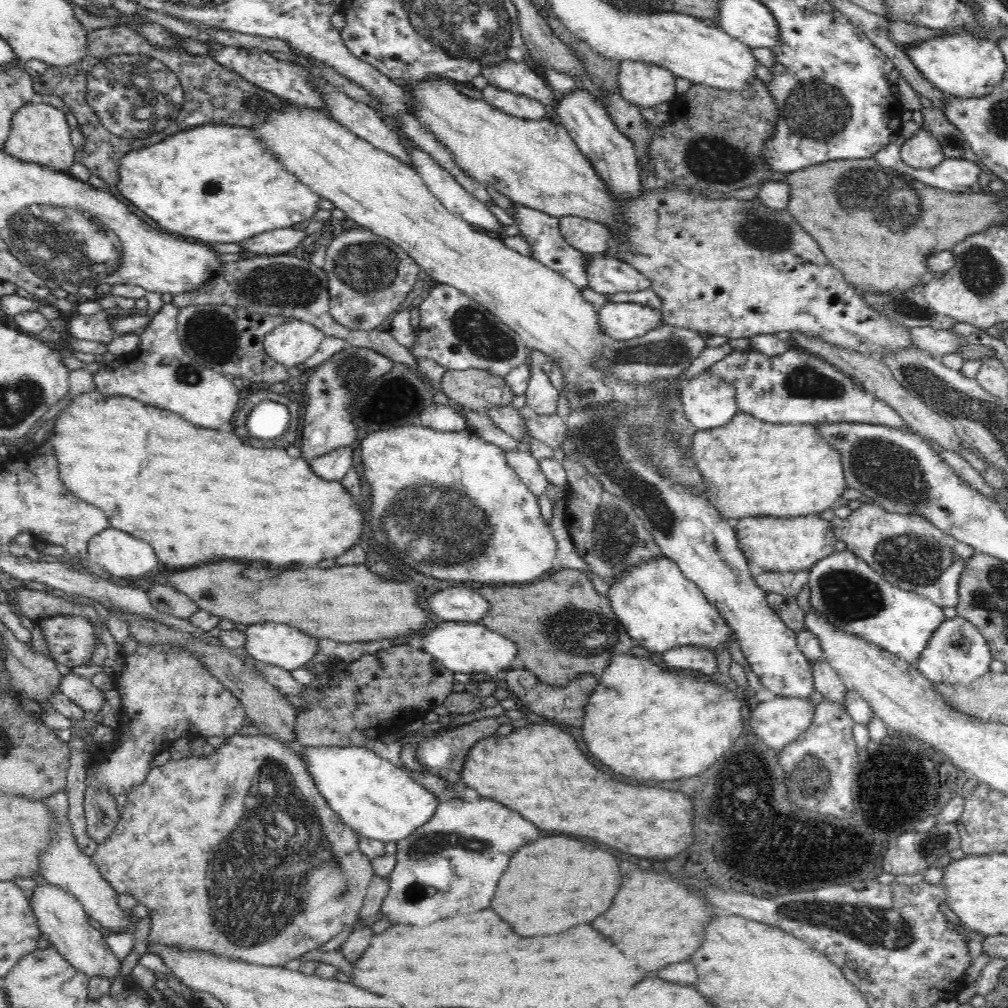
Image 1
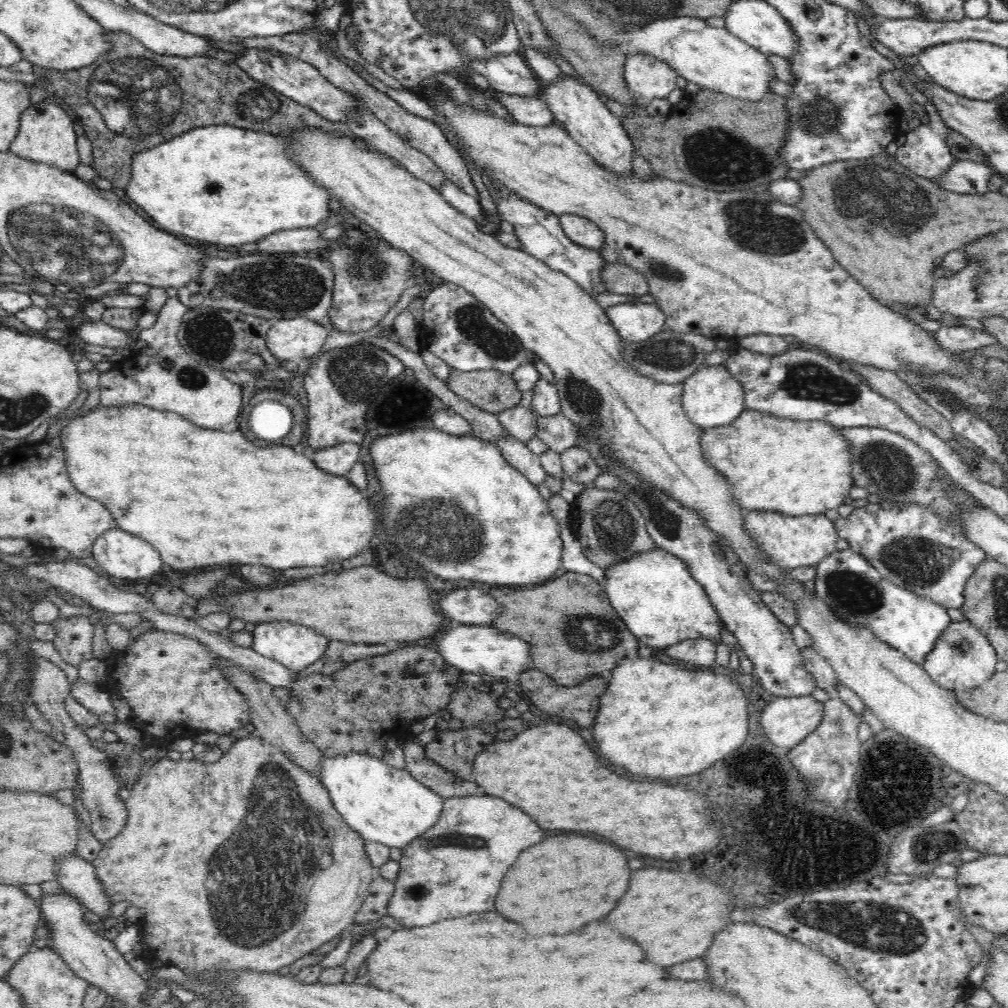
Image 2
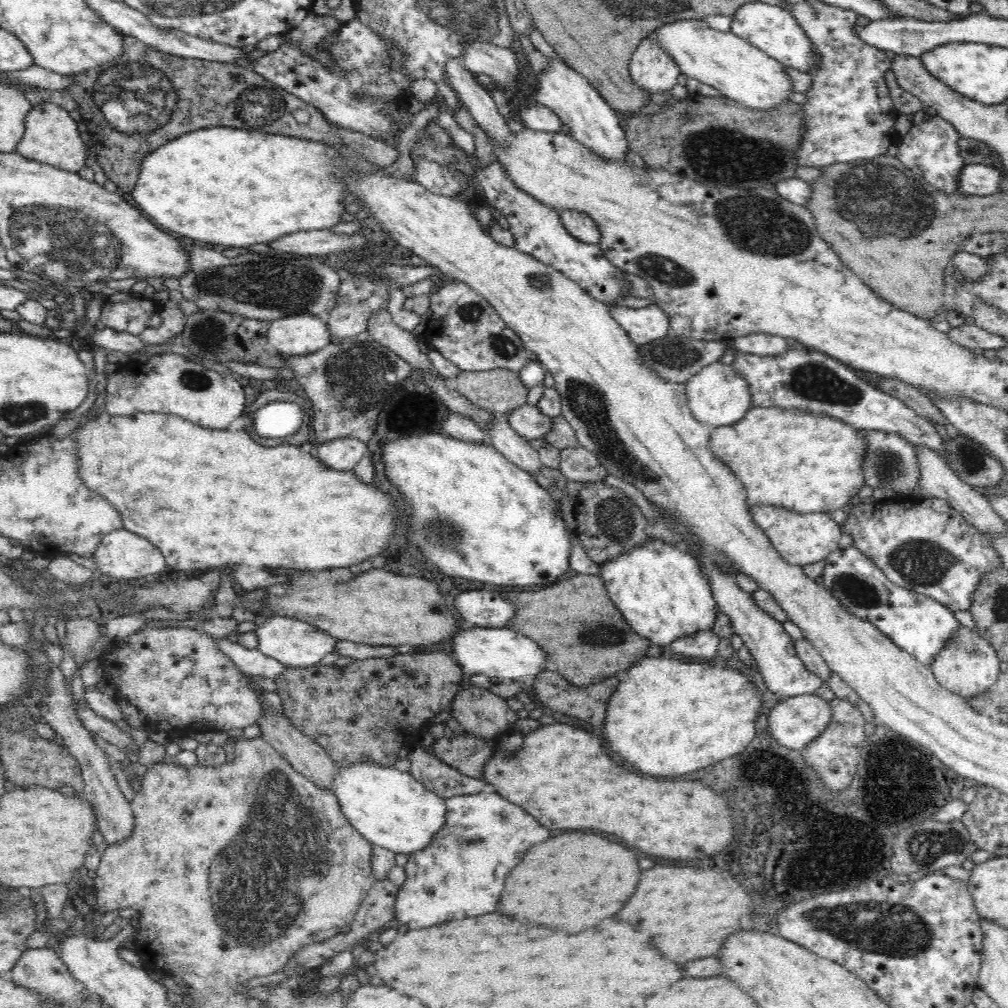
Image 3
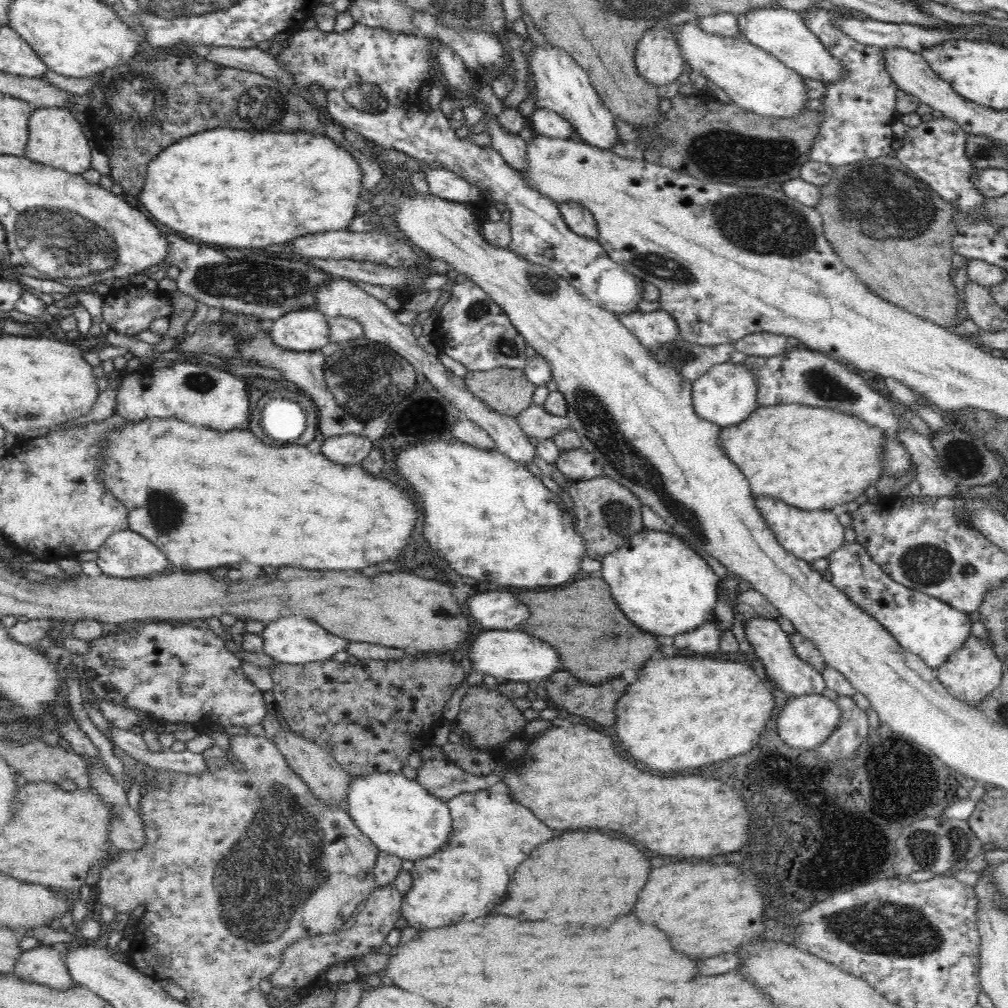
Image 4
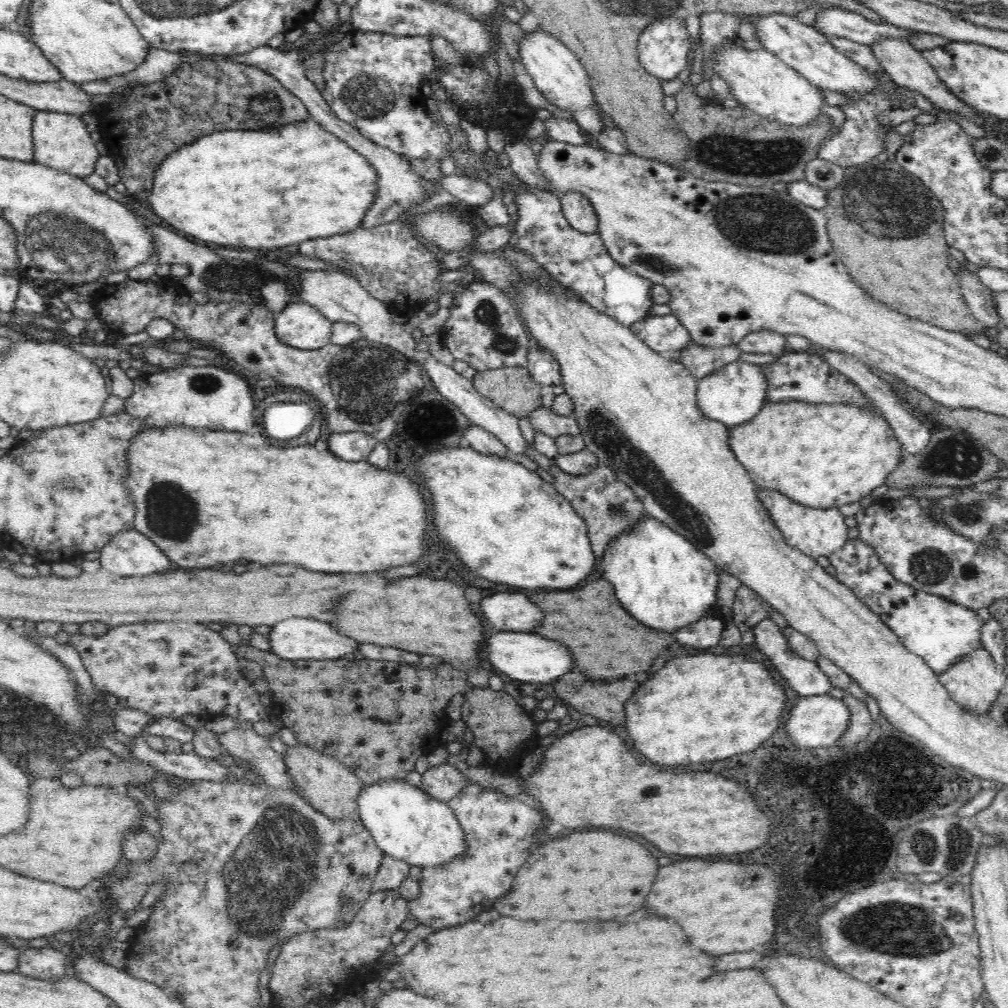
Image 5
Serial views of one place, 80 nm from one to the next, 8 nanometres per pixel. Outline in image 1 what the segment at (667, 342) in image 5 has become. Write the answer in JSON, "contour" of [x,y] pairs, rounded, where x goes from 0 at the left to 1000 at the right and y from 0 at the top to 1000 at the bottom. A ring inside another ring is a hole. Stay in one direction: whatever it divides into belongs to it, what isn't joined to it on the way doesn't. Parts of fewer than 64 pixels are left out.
{"contour":[[[628,300],[605,301],[593,306],[593,323],[605,336],[625,337],[649,330],[658,321],[658,313],[641,303]]]}

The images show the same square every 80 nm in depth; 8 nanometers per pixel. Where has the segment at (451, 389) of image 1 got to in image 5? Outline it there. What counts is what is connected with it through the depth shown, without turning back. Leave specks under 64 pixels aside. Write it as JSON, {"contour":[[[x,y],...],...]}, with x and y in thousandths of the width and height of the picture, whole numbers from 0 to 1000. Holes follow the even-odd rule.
{"contour":[[[522,364],[474,368],[467,379],[478,393],[519,419],[529,407],[538,405],[538,382],[528,376]]]}

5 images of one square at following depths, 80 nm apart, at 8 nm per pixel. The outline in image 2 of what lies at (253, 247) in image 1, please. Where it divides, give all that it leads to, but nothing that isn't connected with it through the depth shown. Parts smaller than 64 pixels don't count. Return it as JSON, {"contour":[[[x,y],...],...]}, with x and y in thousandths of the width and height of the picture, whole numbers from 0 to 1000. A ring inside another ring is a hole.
{"contour":[[[295,226],[292,228],[280,228],[274,232],[268,232],[266,236],[258,236],[258,240],[254,240],[256,250],[258,251],[273,251],[287,250],[296,251],[301,249],[313,249],[321,254],[325,250],[324,246],[326,238],[319,238],[316,235],[316,230],[308,226]]]}

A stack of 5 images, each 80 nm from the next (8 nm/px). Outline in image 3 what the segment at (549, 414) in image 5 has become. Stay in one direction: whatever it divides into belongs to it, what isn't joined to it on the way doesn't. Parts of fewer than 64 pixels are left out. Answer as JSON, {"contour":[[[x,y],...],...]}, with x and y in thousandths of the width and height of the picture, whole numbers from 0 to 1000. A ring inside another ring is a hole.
{"contour":[[[520,401],[516,405],[500,413],[516,433],[522,437],[539,435],[548,424],[548,415],[536,410],[534,403]]]}

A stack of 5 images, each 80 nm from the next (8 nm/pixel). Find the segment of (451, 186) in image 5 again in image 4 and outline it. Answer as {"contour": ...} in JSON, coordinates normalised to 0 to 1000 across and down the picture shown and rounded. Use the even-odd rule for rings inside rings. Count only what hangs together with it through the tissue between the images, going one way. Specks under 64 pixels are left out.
{"contour":[[[425,166],[422,169],[422,178],[427,191],[445,199],[466,204],[467,201],[474,200],[478,196],[479,188],[440,166]]]}

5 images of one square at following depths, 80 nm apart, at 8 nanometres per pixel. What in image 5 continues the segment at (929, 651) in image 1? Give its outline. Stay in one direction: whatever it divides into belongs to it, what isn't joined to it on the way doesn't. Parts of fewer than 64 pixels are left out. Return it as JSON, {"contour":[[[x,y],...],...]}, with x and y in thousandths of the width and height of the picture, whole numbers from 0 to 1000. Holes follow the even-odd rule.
{"contour":[[[975,641],[954,650],[950,657],[932,669],[932,676],[938,682],[944,694],[958,705],[968,707],[968,709],[980,708],[983,698],[988,694],[998,675],[996,662],[989,659]]]}

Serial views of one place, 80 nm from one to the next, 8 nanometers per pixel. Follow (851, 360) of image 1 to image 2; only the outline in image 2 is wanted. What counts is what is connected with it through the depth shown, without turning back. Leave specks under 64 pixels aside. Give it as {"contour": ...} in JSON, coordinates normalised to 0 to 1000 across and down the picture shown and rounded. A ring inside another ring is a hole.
{"contour":[[[831,357],[837,366],[842,366],[845,370],[861,380],[865,388],[882,395],[891,401],[891,404],[907,416],[913,424],[921,425],[935,437],[944,437],[948,434],[942,419],[936,415],[921,399],[915,397],[903,383],[899,382],[887,369],[872,367],[863,362],[848,361]]]}

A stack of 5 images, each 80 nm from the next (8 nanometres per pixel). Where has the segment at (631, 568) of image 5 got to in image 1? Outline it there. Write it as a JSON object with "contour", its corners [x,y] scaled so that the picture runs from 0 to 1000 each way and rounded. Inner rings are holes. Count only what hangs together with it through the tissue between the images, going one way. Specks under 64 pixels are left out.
{"contour":[[[661,553],[645,554],[643,558],[617,569],[613,577],[605,581],[602,591],[613,616],[621,623],[625,633],[630,639],[645,647],[657,649],[675,641],[691,641],[692,643],[697,641],[703,643],[708,649],[712,649],[712,645],[718,645],[722,642],[724,635],[730,634],[719,613],[699,592],[692,580],[681,573],[673,561]]]}

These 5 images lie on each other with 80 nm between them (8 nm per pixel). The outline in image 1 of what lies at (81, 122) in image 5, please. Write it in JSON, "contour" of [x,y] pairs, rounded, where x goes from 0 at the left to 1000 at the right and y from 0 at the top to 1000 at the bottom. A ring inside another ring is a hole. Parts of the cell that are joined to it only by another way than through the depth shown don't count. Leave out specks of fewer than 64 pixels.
{"contour":[[[39,99],[15,109],[8,141],[6,141],[3,150],[26,161],[35,161],[40,165],[49,165],[54,169],[67,171],[74,162],[74,147],[69,138],[69,124],[67,124],[63,109]]]}

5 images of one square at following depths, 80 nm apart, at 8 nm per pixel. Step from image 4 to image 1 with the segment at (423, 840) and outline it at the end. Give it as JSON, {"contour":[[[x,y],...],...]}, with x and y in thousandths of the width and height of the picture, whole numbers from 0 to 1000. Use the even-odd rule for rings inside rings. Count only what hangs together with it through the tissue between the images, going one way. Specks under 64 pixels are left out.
{"contour":[[[307,740],[301,742],[301,755],[303,756],[304,762],[310,771],[310,774],[313,776],[313,779],[315,781],[315,784],[318,786],[318,789],[324,794],[324,797],[327,799],[329,804],[332,804],[333,807],[337,809],[339,814],[350,821],[350,823],[362,831],[369,831],[370,833],[377,833],[379,836],[386,835],[397,835],[401,831],[405,831],[407,827],[411,827],[411,823],[419,821],[426,814],[426,812],[430,810],[431,804],[435,802],[437,794],[435,794],[427,784],[423,784],[418,778],[415,778],[406,768],[404,764],[401,764],[400,761],[393,760],[391,757],[375,750],[369,743],[360,740],[342,740],[342,741],[333,741],[333,740]]]}

